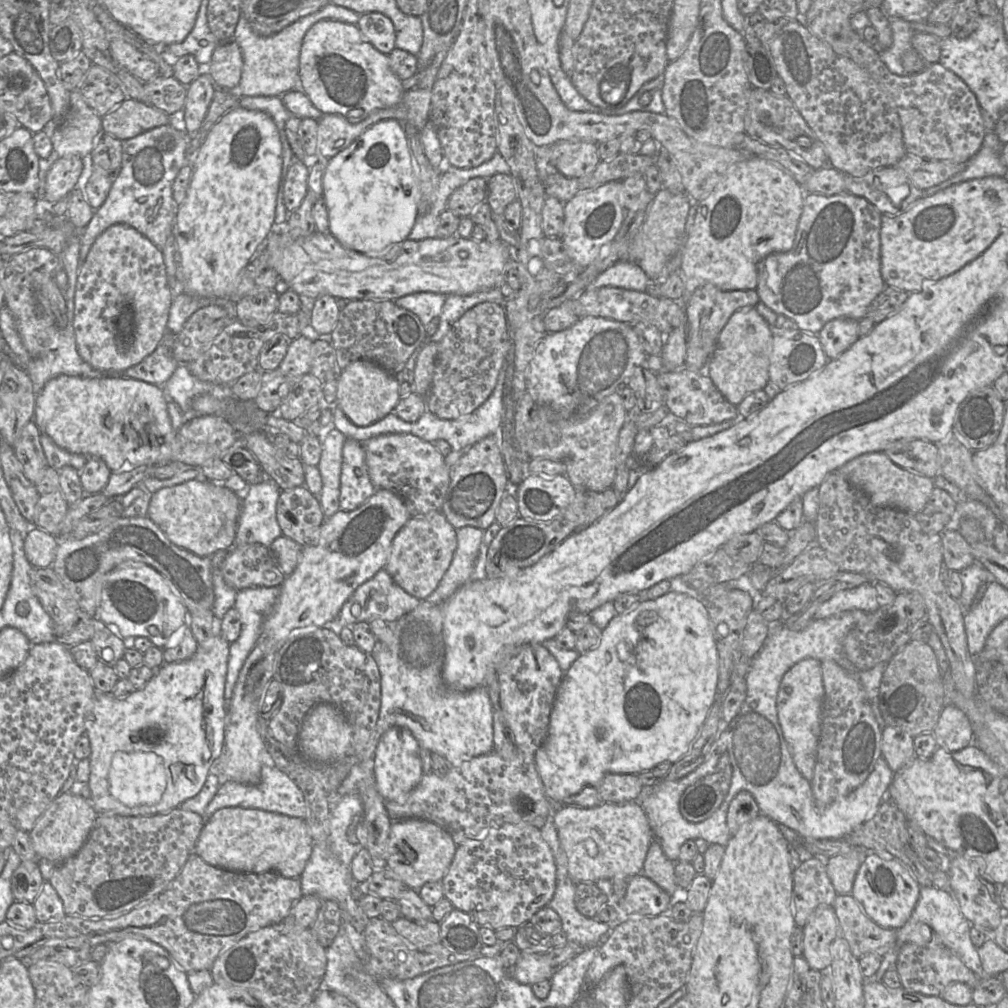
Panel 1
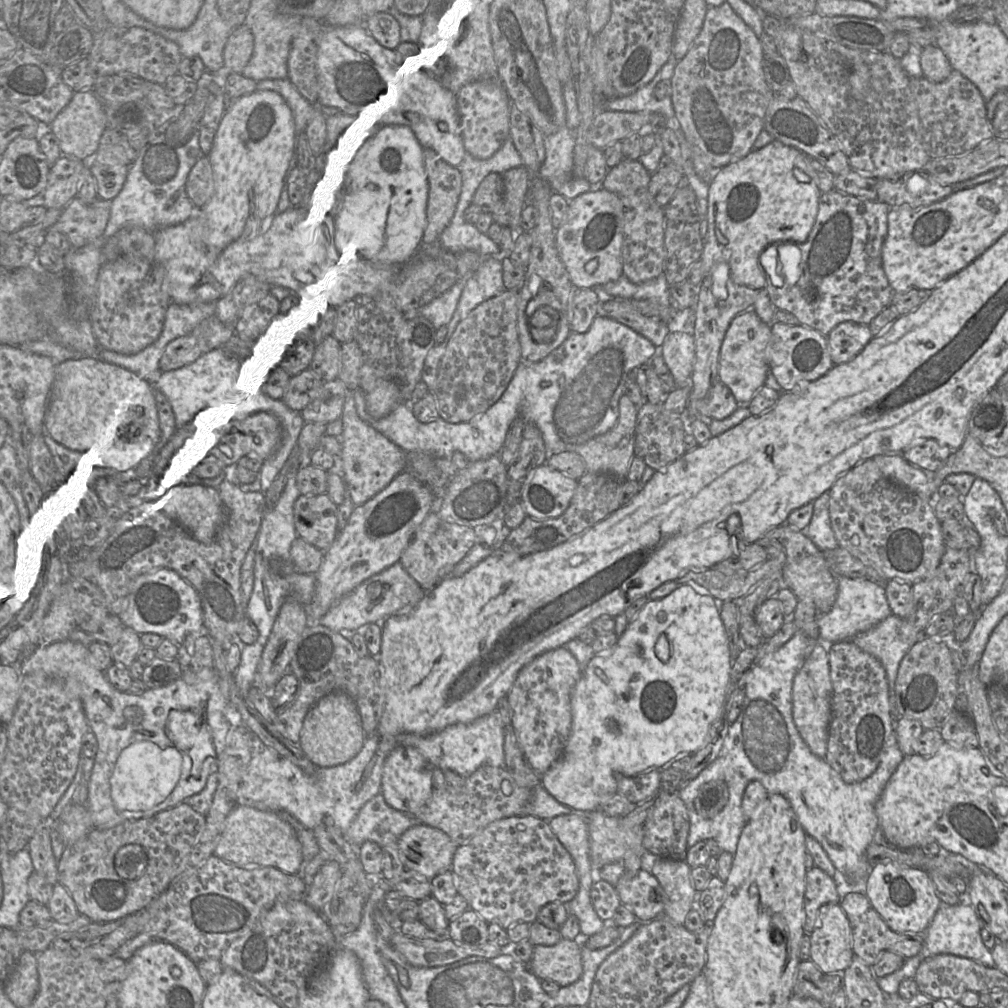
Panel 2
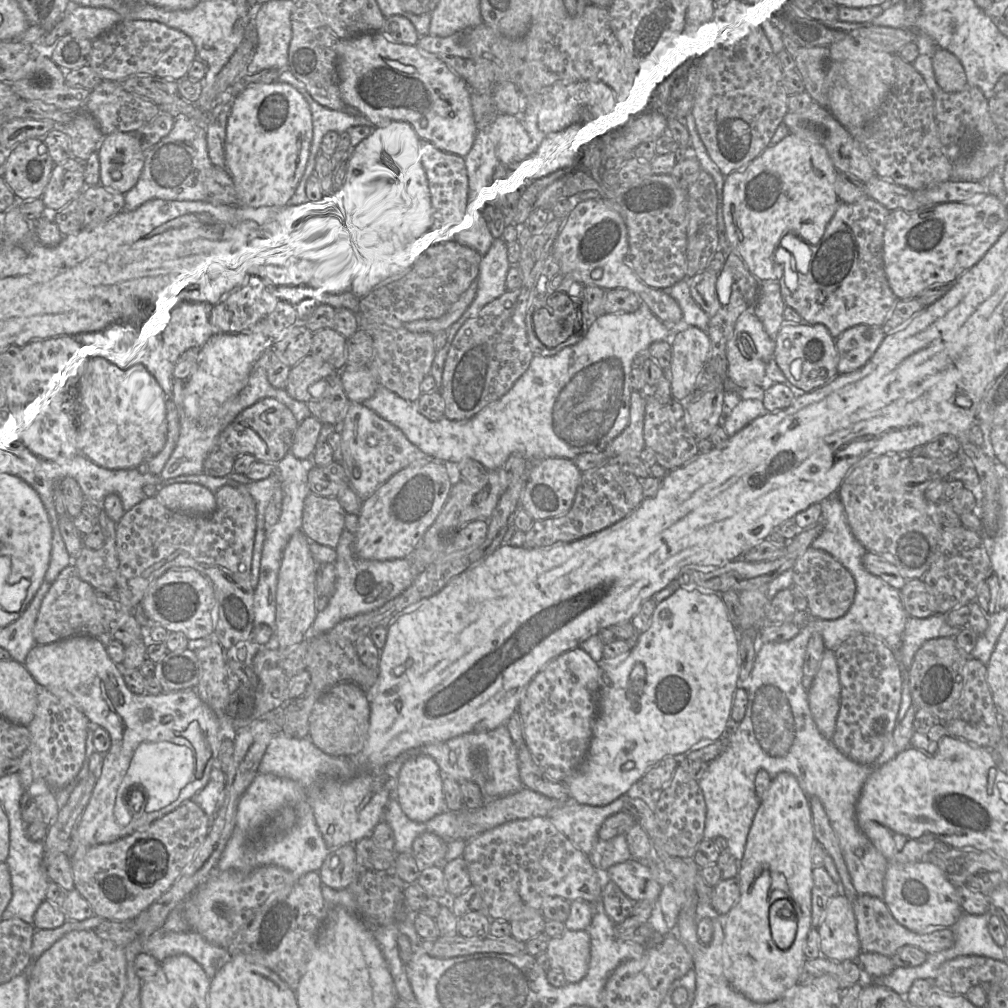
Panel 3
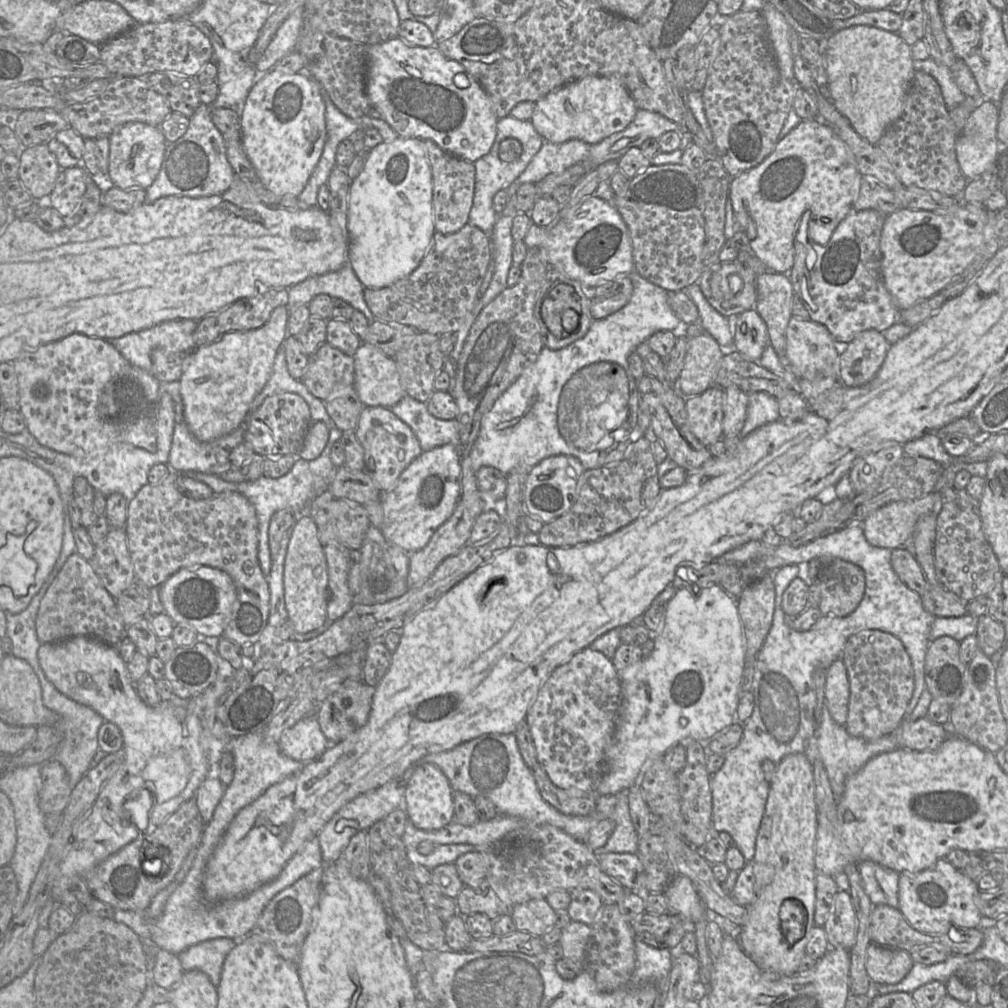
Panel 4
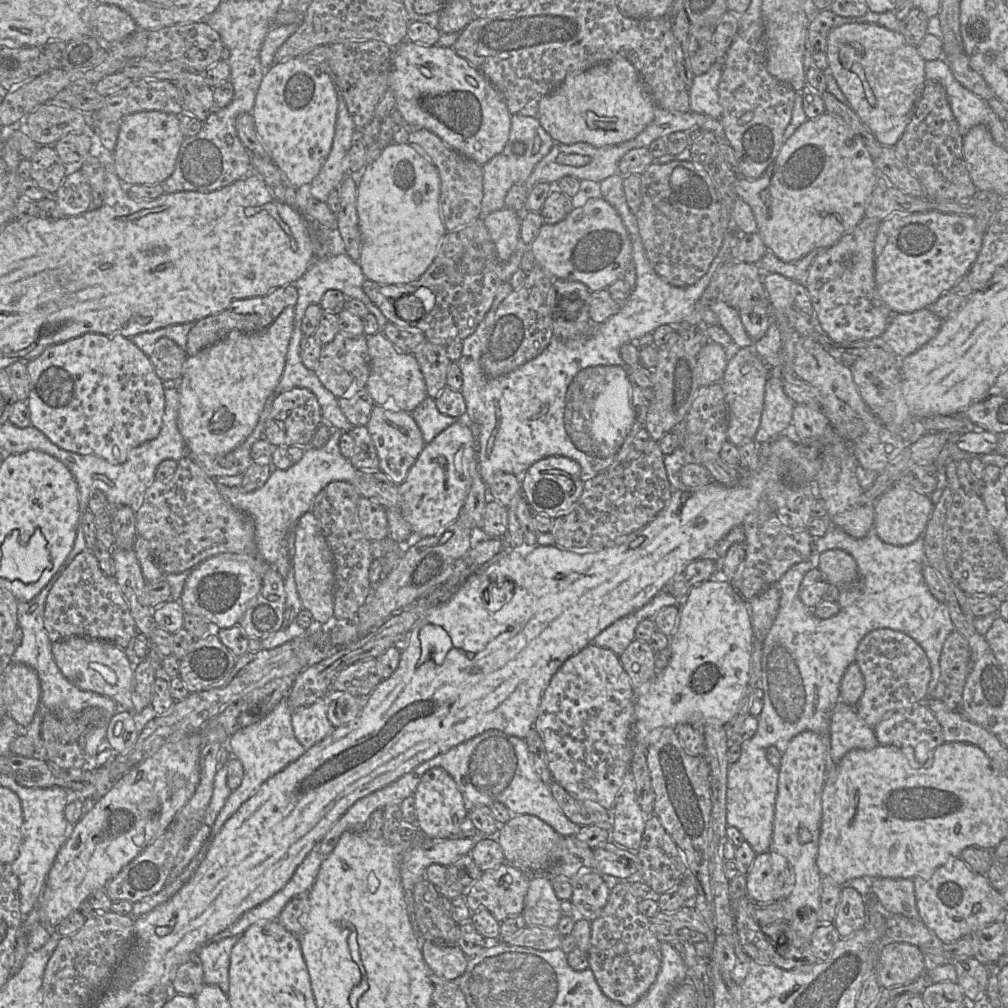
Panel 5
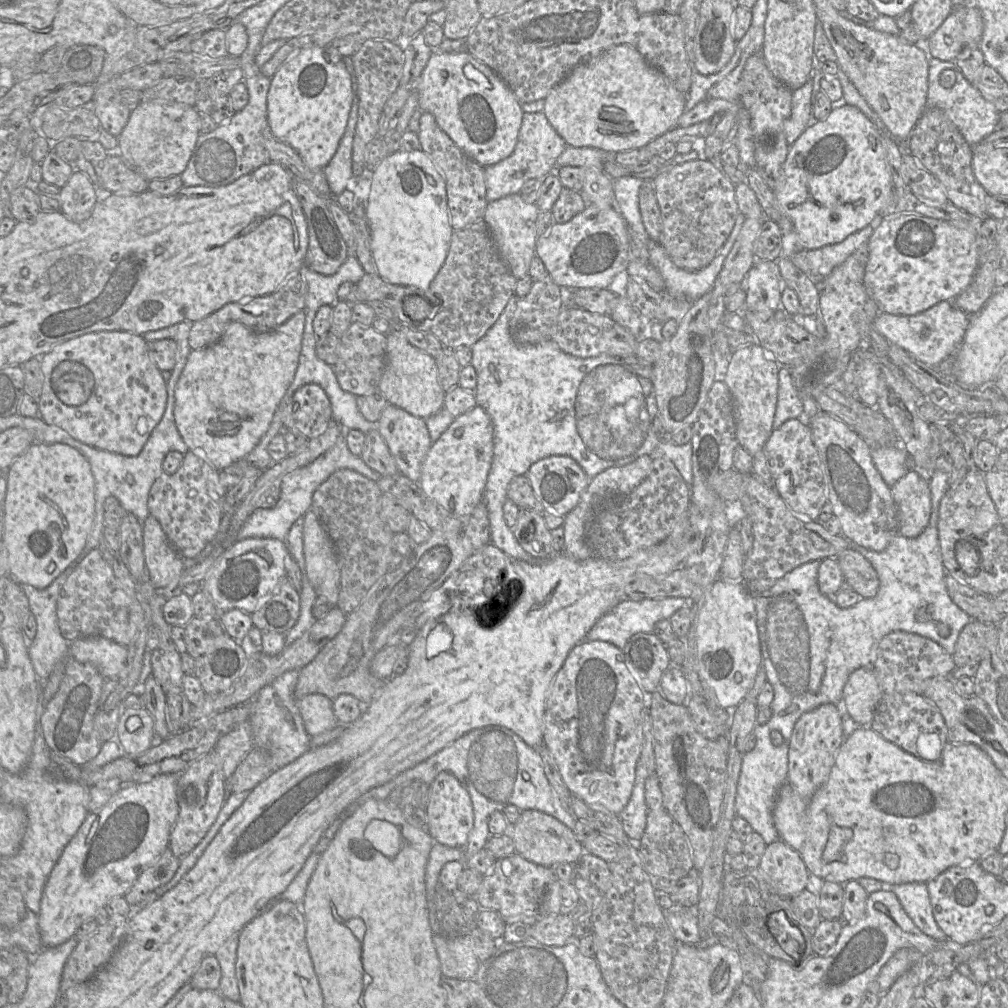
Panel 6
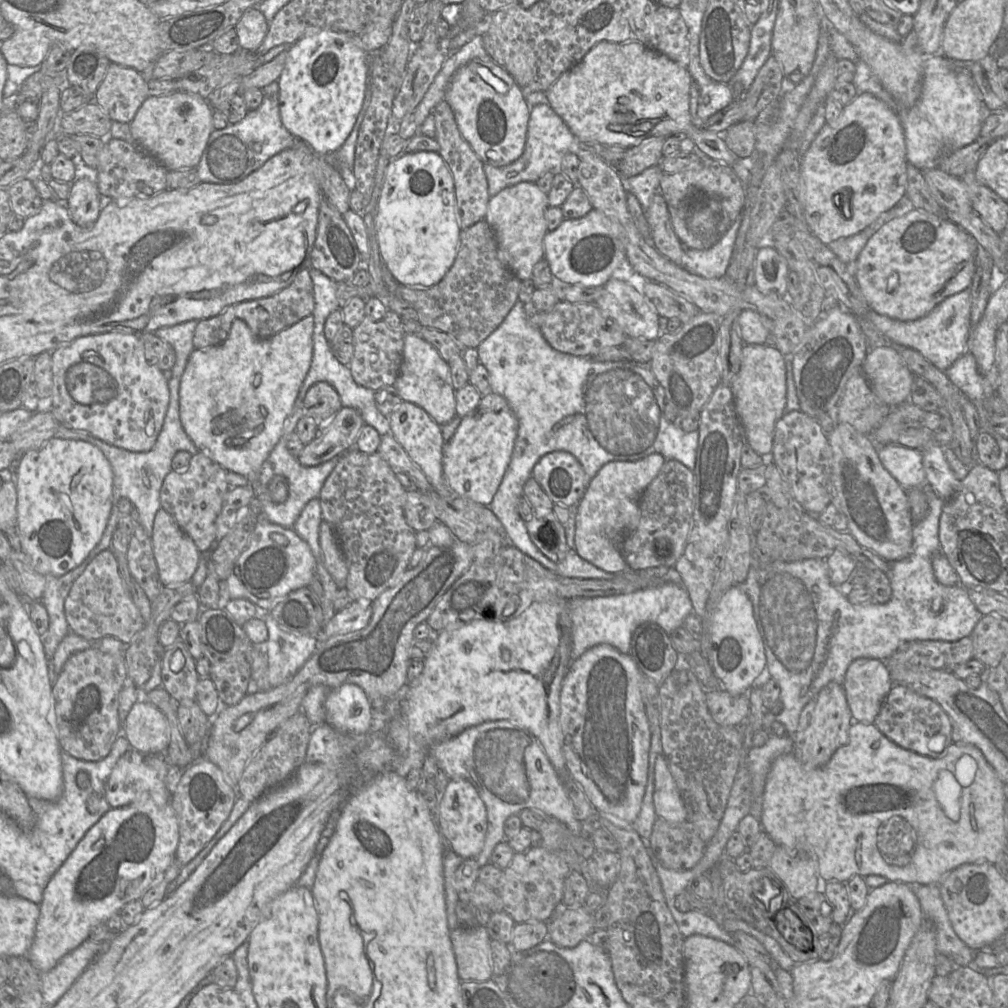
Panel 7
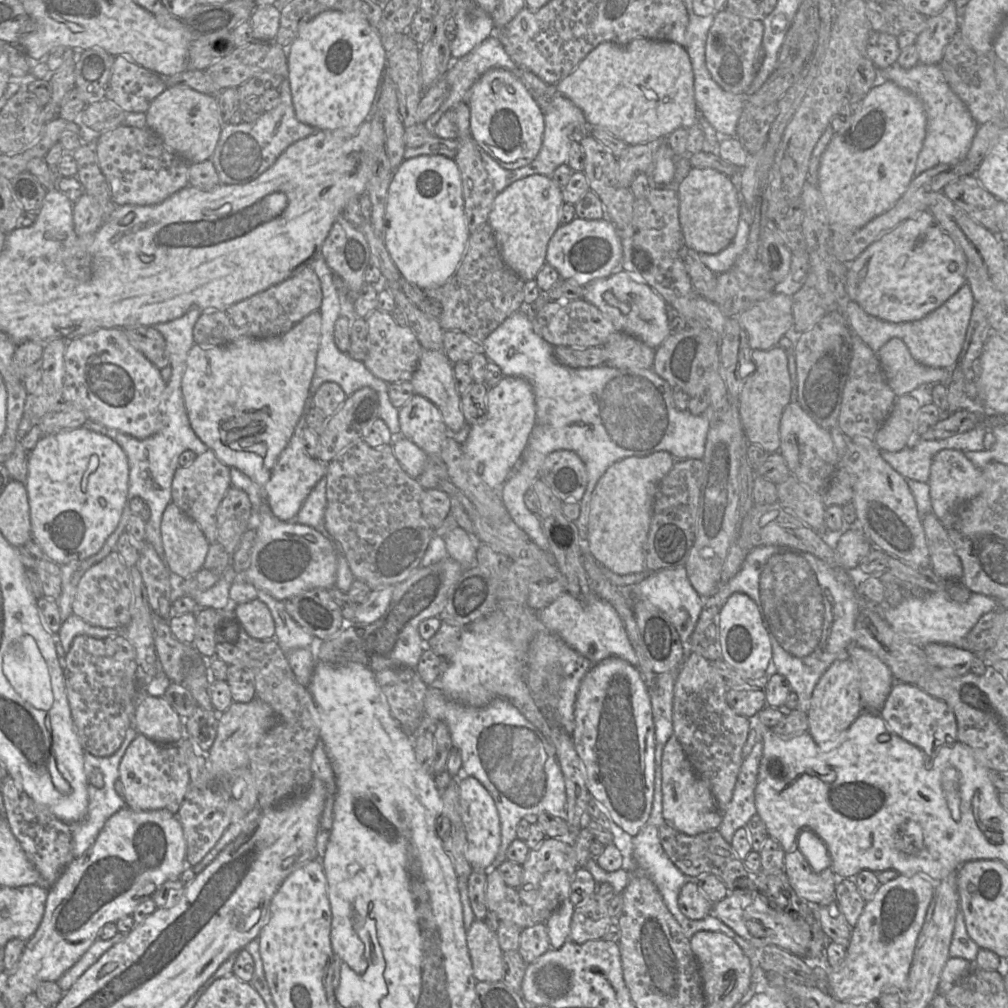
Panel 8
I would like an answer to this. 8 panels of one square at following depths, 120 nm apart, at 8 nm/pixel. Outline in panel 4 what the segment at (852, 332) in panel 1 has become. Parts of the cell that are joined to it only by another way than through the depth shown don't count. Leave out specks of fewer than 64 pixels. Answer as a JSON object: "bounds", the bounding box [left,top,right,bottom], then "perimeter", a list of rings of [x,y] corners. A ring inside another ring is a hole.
{"bounds":[839,329,890,387],"perimeter":[[[874,329],[858,333],[839,355],[839,379],[848,387],[869,383],[881,368],[890,343]]]}

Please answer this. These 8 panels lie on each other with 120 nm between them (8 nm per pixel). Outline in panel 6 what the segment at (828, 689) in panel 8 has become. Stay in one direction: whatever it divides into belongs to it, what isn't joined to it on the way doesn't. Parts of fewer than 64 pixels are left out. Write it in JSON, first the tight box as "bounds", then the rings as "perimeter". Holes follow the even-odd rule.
{"bounds":[787,704,844,801],"perimeter":[[[822,704],[804,713],[794,725],[789,741],[787,782],[806,801],[810,800],[827,780],[844,742],[841,711],[841,705]]]}

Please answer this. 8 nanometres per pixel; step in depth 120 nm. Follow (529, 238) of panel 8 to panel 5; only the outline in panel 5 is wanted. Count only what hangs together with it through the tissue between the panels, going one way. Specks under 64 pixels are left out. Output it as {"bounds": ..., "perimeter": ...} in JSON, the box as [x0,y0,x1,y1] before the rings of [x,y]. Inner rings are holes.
{"bounds":[482,207,521,262],"perimeter":[[[504,207],[482,218],[502,262],[509,260],[520,240],[521,217],[516,211]]]}

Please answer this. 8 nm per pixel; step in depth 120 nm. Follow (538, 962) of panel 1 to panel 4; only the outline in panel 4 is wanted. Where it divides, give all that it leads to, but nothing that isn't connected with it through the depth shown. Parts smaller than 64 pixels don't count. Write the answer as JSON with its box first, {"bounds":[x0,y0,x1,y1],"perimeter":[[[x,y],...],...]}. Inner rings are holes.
{"bounds":[559,921,591,975],"perimeter":[[[571,921],[562,929],[559,943],[563,958],[568,960],[568,966],[578,975],[586,967],[588,942],[591,936],[591,926],[582,922]]]}

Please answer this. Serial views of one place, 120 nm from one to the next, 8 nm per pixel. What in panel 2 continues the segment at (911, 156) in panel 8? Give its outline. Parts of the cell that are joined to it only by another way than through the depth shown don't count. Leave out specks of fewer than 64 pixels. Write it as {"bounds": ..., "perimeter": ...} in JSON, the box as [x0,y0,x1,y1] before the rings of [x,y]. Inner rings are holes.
{"bounds":[699,140,822,291],"perimeter":[[[773,140],[762,149],[752,150],[745,158],[716,171],[709,185],[708,228],[699,260],[706,266],[706,270],[726,263],[734,283],[759,291],[765,289],[767,274],[760,263],[763,252],[769,246],[778,245],[781,251],[785,244],[804,243],[815,223],[822,193],[808,175],[809,158],[802,151]]]}

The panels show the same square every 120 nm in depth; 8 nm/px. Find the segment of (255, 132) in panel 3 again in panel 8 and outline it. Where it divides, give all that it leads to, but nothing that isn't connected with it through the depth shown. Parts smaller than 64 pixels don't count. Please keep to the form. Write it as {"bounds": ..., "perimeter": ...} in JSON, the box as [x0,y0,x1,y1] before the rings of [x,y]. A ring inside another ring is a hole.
{"bounds":[288,10,386,130],"perimeter":[[[328,10],[321,12],[313,19],[303,24],[293,42],[288,48],[288,77],[292,94],[292,102],[296,118],[309,126],[318,130],[337,130],[342,128],[358,128],[366,119],[371,104],[375,97],[378,84],[380,82],[384,67],[386,68],[386,50],[382,44],[381,37],[376,27],[372,27],[367,19],[358,13],[341,12]]]}

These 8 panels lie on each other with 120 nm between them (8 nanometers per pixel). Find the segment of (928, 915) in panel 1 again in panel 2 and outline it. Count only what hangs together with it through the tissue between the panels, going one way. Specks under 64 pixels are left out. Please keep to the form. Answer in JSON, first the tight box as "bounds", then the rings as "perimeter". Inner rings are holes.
{"bounds":[876,892,995,995],"perimeter":[[[969,892],[961,893],[959,898],[960,903],[955,905],[941,902],[932,922],[924,932],[923,946],[916,956],[905,959],[903,966],[896,972],[876,979],[885,995],[898,994],[900,983],[906,979],[913,979],[922,961],[931,956],[951,954],[974,960],[987,967],[995,967],[991,951],[982,941],[981,925],[973,907],[970,905]]]}

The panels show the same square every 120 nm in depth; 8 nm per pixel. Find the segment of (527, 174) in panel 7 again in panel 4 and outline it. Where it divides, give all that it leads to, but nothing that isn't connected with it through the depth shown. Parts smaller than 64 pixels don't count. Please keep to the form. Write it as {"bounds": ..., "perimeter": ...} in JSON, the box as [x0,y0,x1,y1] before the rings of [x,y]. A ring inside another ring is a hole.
{"bounds":[468,115,544,235],"perimeter":[[[509,115],[498,118],[496,138],[490,151],[473,163],[475,167],[475,188],[468,224],[490,235],[495,222],[499,218],[493,208],[495,194],[508,188],[522,174],[543,142],[544,139],[535,130],[530,120],[519,120]]]}

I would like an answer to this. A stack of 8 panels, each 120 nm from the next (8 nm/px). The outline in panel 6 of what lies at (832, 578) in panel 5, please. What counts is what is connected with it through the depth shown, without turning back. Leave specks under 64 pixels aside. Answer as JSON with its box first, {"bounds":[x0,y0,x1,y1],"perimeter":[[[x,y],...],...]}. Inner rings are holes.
{"bounds":[836,548,880,598],"perimeter":[[[853,548],[844,550],[836,557],[845,580],[863,598],[872,598],[878,591],[880,581],[872,564]]]}

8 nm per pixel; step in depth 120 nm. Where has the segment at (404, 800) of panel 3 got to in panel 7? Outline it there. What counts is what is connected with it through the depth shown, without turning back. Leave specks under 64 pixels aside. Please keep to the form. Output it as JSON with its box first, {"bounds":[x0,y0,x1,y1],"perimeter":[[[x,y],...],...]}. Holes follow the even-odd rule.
{"bounds":[437,779,487,859],"perimeter":[[[464,779],[449,780],[439,803],[437,823],[449,849],[464,859],[475,858],[483,848],[487,825],[486,807],[476,788]]]}

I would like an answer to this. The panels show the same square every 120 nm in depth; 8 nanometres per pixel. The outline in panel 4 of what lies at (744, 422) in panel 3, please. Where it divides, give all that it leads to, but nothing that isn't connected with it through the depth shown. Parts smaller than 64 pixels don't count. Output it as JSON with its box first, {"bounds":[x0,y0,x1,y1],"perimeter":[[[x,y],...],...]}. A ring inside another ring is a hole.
{"bounds":[738,392,780,439],"perimeter":[[[766,392],[750,393],[745,423],[738,437],[742,439],[757,428],[780,419],[776,398]]]}

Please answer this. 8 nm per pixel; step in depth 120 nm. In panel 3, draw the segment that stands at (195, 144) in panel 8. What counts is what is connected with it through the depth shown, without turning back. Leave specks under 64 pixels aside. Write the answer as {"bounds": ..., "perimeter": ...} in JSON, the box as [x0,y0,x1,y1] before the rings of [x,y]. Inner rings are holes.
{"bounds":[97,132,145,195],"perimeter":[[[115,132],[103,138],[97,150],[100,184],[125,195],[138,182],[145,151],[136,133]]]}

